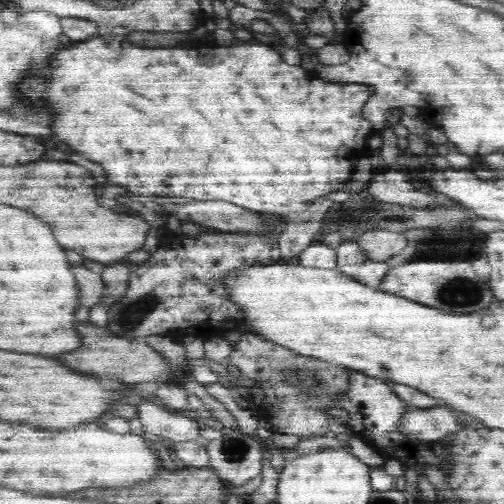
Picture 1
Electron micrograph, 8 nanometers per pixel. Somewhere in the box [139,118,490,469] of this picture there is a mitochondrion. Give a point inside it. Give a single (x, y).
(460, 291)

